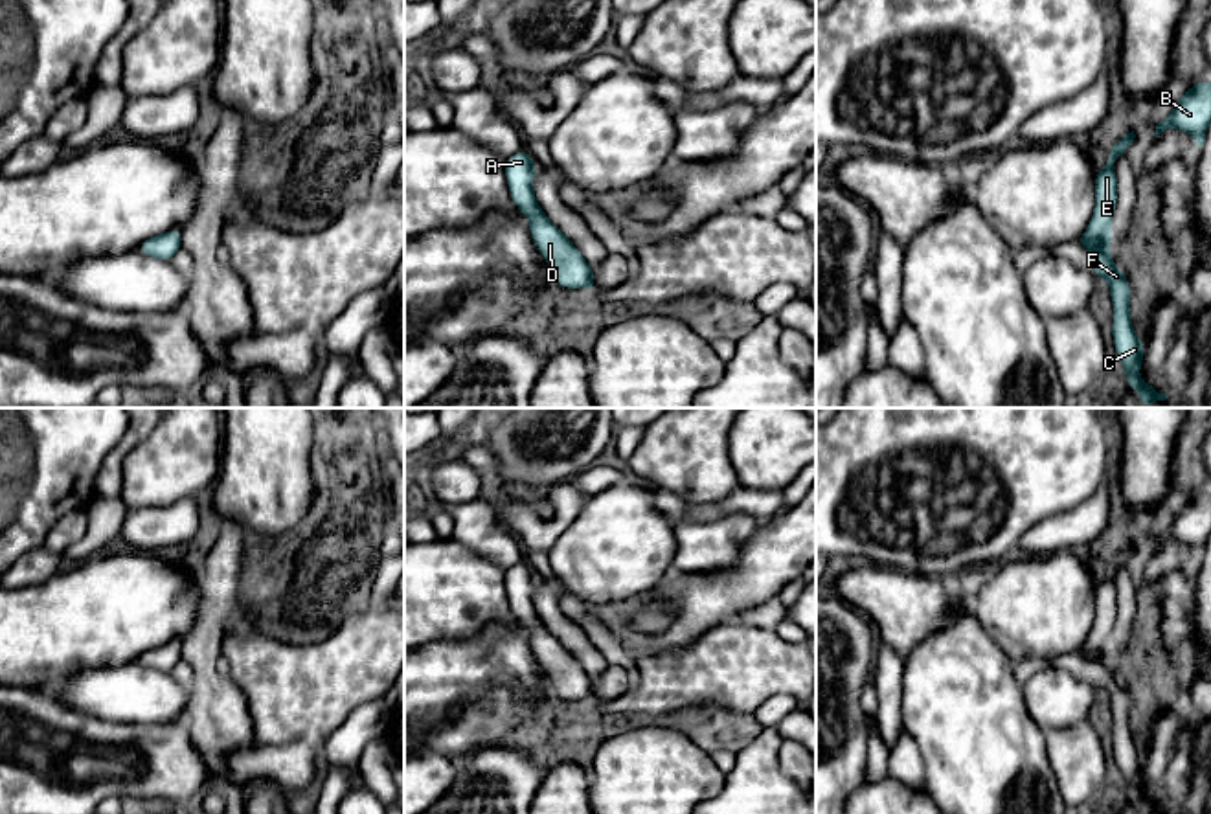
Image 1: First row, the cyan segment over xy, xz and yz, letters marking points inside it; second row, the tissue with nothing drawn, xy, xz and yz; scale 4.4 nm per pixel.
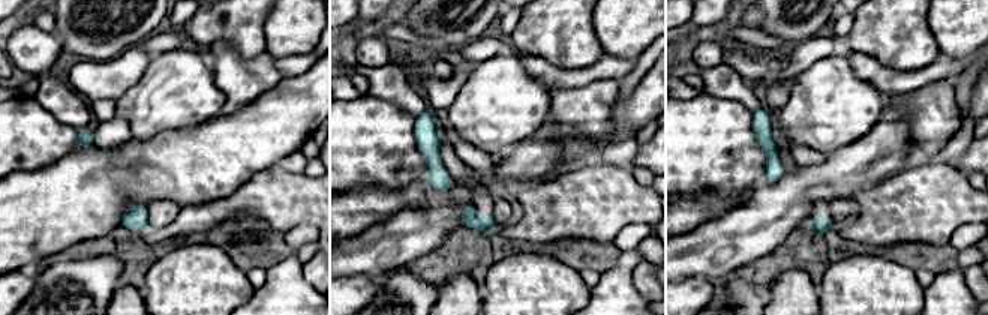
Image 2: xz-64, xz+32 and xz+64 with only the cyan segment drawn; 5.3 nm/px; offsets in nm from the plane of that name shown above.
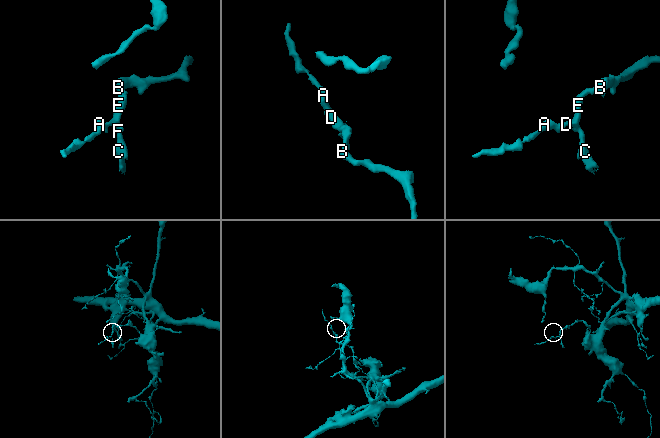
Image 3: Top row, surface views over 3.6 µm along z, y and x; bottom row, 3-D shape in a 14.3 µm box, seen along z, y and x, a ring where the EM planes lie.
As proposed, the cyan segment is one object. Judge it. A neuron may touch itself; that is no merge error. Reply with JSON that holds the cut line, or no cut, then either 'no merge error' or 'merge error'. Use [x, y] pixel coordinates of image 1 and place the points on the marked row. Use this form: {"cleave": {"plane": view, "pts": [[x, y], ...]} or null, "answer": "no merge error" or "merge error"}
{"cleave": {"plane": "yz", "pts": [[1109, 248], [1088, 250]]}, "answer": "merge error"}

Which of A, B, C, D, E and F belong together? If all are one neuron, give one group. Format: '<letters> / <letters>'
A B D E / C F

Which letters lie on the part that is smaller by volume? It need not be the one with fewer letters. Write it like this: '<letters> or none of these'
C, F

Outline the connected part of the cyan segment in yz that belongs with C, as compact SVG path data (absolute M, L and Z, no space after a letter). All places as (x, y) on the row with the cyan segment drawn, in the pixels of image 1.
M1090 250L1090 254L1095 257L1095 268L1090 274L1110 281L1110 300L1114 303L1112 338L1115 353L1125 367L1128 386L1139 393L1139 401L1145 408L1149 408L1154 401L1169 399L1167 393L1158 393L1149 382L1139 379L1145 344L1137 338L1132 327L1132 294L1126 276L1112 261L1110 250Z

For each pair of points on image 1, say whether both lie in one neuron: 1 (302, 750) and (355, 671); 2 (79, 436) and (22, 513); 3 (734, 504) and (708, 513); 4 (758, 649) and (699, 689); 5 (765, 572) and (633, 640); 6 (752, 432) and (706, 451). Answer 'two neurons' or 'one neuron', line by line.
1: two neurons
2: one neuron
3: one neuron
4: one neuron
5: one neuron
6: two neurons

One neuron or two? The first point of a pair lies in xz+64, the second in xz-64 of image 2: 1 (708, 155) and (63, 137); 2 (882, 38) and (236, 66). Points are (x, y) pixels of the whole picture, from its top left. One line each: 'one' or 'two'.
1: one
2: two

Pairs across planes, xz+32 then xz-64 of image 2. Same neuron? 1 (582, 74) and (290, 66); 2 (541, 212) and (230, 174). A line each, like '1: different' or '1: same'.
1: same
2: different

